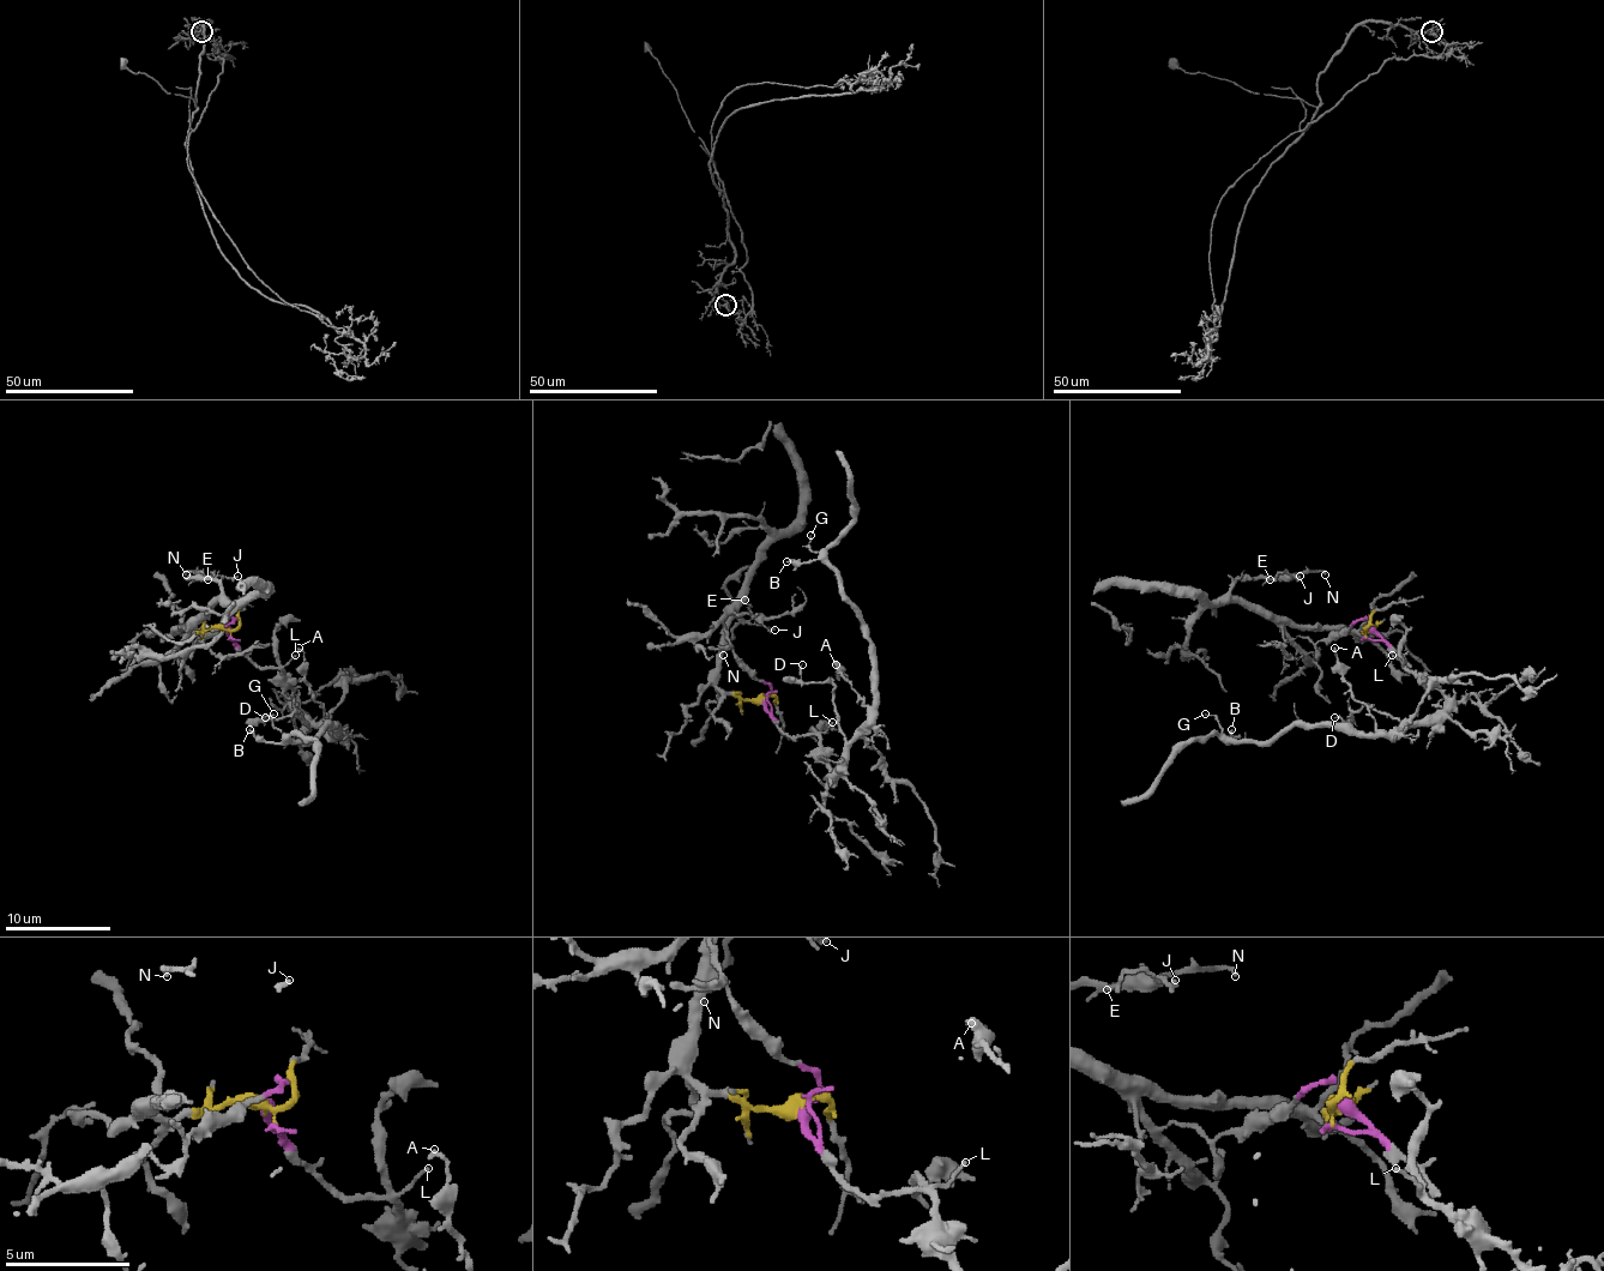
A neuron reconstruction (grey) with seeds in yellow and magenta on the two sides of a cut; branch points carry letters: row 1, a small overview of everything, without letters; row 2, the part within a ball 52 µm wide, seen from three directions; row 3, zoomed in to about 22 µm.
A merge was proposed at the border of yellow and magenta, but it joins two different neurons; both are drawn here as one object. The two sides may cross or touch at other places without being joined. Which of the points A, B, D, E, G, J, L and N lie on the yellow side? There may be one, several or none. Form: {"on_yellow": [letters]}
{"on_yellow": ["E", "J", "N"]}

